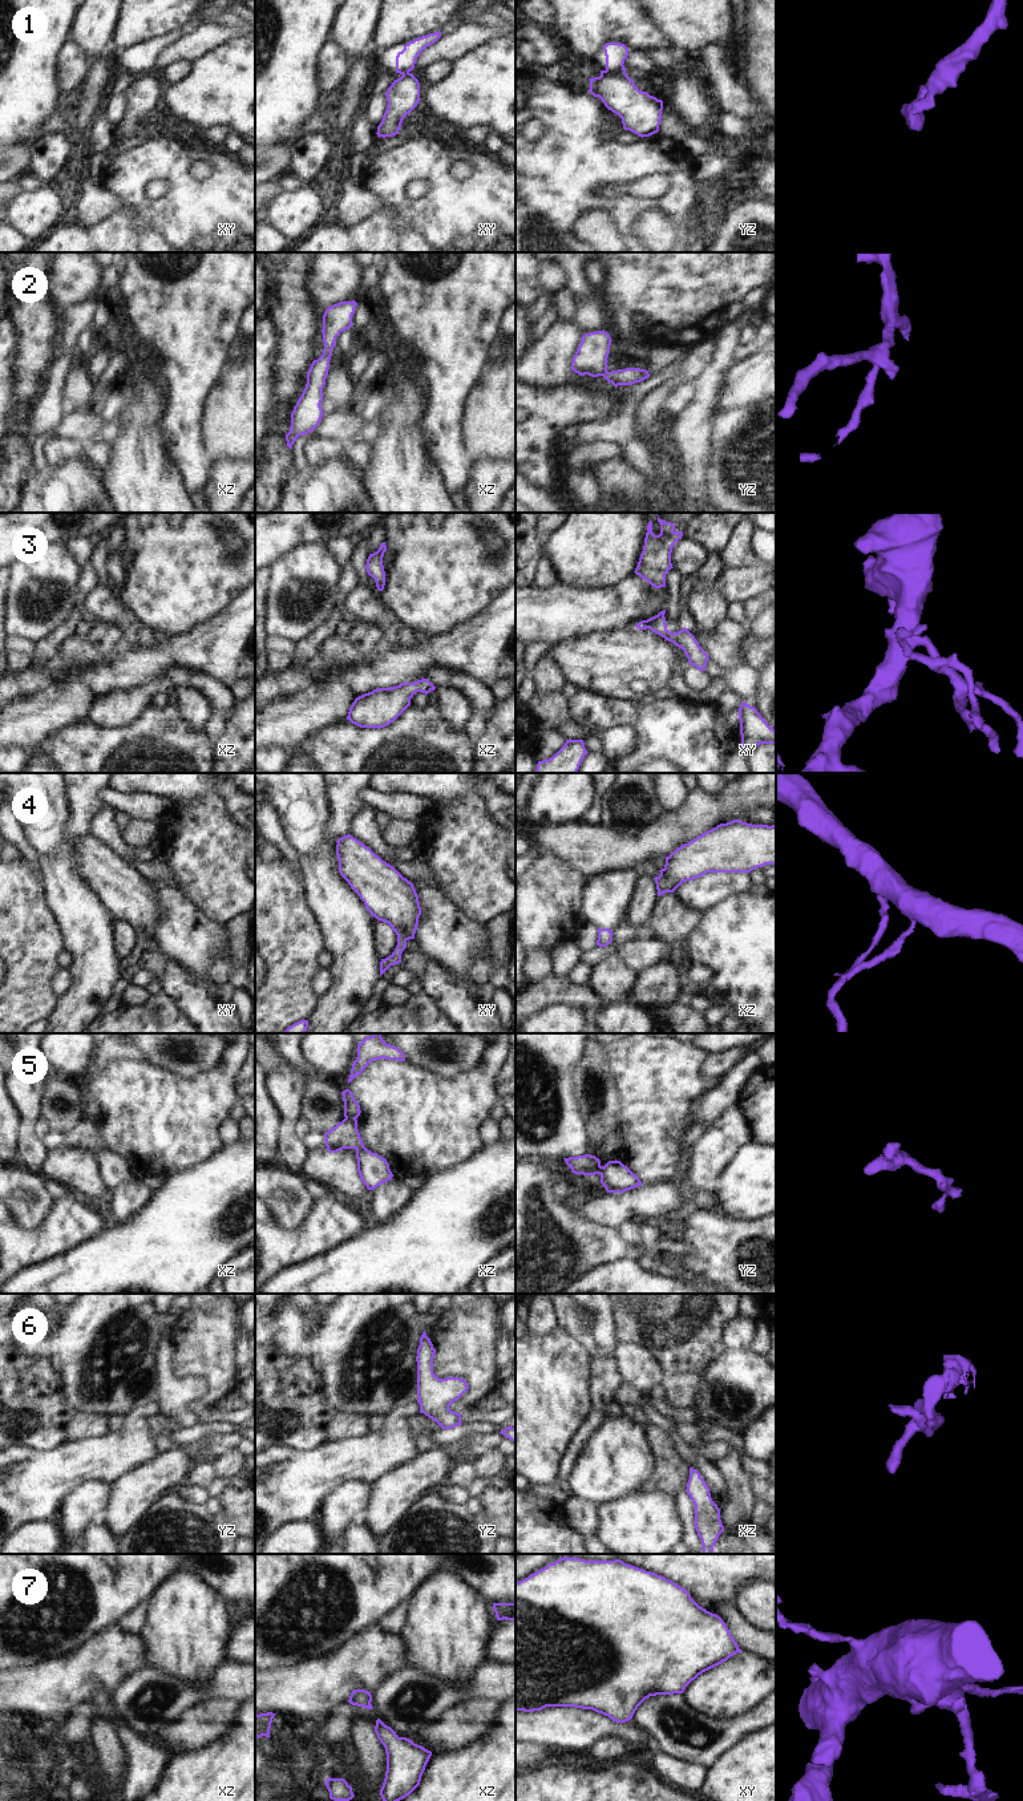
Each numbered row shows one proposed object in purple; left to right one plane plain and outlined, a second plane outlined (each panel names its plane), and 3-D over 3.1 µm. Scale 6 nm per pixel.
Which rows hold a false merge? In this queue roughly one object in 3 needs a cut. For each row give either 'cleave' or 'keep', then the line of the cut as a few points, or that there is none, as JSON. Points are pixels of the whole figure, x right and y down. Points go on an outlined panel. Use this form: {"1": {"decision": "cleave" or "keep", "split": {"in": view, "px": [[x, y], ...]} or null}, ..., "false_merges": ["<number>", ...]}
{"1": {"decision": "cleave", "split": {"in": "yz", "px": [[605, 71], [625, 73]]}}, "2": {"decision": "keep", "split": null}, "3": {"decision": "keep", "split": null}, "4": {"decision": "keep", "split": null}, "5": {"decision": "cleave", "split": {"in": "xz", "px": [[346, 1117], [355, 1118]]}}, "6": {"decision": "keep", "split": null}, "7": {"decision": "keep", "split": null}, "false_merges": ["1", "5"]}

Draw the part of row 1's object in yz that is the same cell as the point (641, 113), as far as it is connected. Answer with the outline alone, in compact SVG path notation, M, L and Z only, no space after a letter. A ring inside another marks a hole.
M601 70L599 77L589 80L589 92L622 118L624 130L642 138L659 131L663 101L639 90L627 73Z

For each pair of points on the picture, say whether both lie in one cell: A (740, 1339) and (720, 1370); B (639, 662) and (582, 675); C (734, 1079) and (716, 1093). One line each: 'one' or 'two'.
A: two
B: one
C: one

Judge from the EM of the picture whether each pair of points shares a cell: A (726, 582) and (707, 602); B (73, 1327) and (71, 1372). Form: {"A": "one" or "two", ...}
{"A": "two", "B": "one"}

